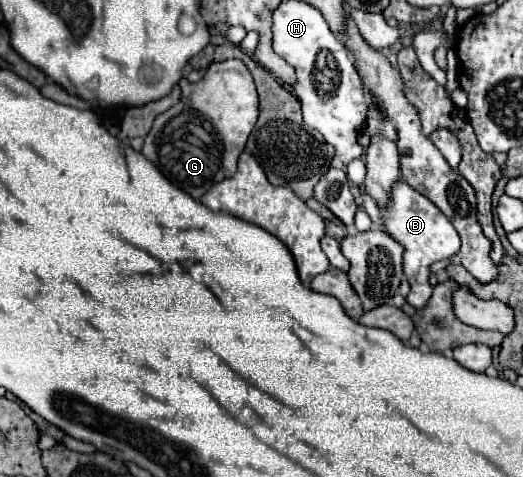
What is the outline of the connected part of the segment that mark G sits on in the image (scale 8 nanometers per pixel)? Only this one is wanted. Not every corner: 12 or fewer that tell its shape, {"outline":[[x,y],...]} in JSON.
{"outline":[[241,60],[213,62],[141,152],[199,200],[235,174],[259,116]]}

